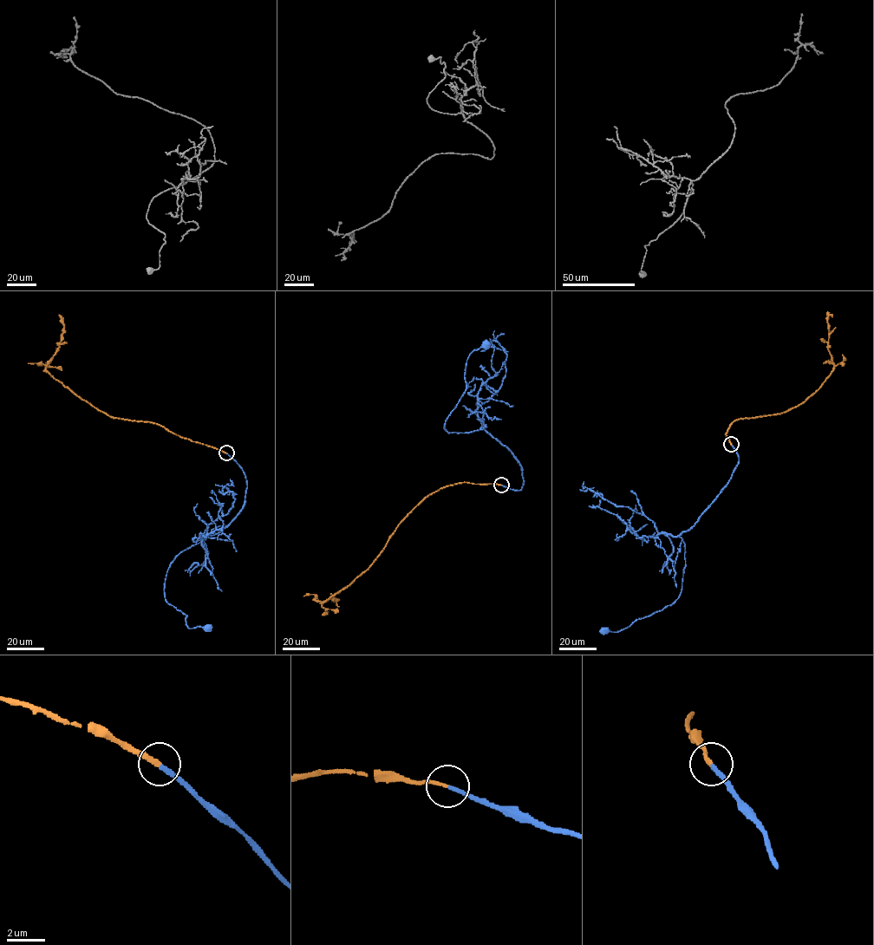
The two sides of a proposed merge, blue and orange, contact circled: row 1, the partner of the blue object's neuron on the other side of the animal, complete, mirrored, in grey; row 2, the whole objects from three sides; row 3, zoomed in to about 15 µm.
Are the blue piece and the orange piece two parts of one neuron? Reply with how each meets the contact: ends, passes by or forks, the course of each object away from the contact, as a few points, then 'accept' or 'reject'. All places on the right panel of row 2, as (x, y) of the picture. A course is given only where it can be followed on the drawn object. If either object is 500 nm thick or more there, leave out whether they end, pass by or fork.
blue ends there; orange ends there; blue runs (731, 444), (739, 461), (731, 478), (679, 536), (685, 563), (679, 596), (627, 627), (603, 629); orange runs (731, 444), (726, 434), (735, 420), (777, 414), (800, 404), (832, 371), (833, 362), (827, 344), (827, 311); accept

